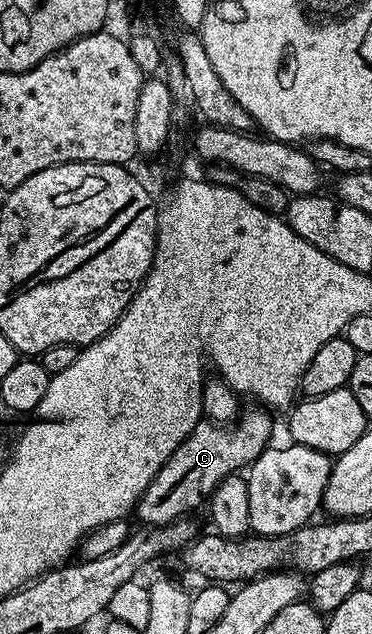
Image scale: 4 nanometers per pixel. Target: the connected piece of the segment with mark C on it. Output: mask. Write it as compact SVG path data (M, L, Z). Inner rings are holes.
M256 408L257 410L249 410L246 409L244 413L238 417L237 421L225 425L225 424L218 424L216 422L211 422L208 420L202 420L195 424L195 428L191 428L191 432L186 436L186 438L183 440L183 444L179 444L179 448L175 448L175 452L171 452L171 456L167 460L167 464L163 464L163 468L159 468L159 472L155 476L155 480L151 480L151 484L147 484L147 488L143 492L143 496L138 500L136 507L135 507L135 514L136 517L141 517L140 520L144 525L147 526L162 526L163 524L167 524L168 522L174 522L177 518L183 518L189 515L192 515L194 512L193 510L197 510L206 505L209 500L210 494L212 494L213 489L215 489L219 483L224 480L225 477L228 476L228 474L235 474L241 471L244 471L246 468L253 465L253 462L258 456L264 452L264 450L267 449L267 447L270 445L271 439L269 437L273 434L273 418L268 409L265 408Z

